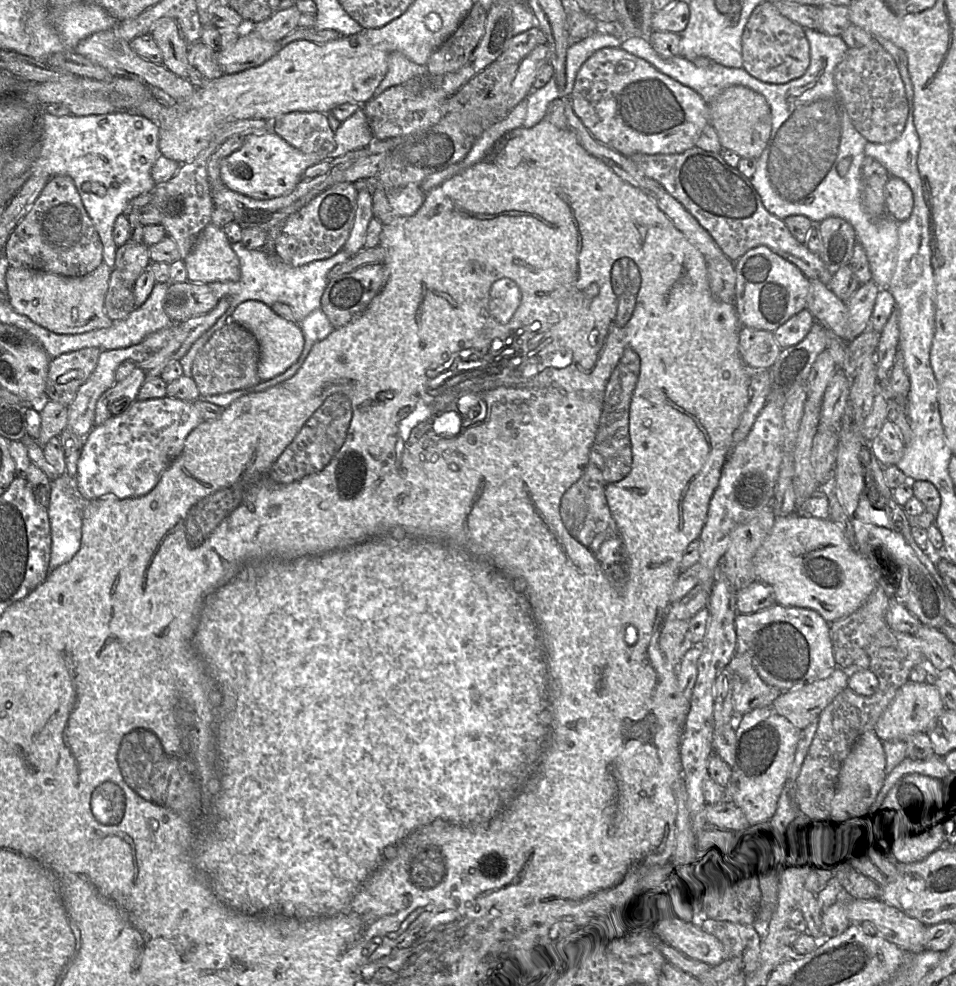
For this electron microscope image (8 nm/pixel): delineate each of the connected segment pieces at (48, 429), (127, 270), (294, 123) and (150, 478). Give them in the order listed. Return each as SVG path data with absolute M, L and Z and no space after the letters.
M46 398L40 407L31 407L40 412L41 427L37 442L44 446L52 437L59 436L67 427L68 407Z
M127 241L117 248L113 269L119 271L126 286L133 287L149 263L149 246L143 242Z
M290 112L270 122L270 130L306 154L328 156L335 149L334 131L326 114Z
M170 397L135 400L121 415L93 426L83 440L75 477L81 496L87 500L119 499L146 495L162 473L180 455L186 437L203 418L193 401Z

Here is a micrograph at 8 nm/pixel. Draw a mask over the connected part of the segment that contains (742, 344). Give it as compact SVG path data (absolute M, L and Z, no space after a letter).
M742 326L739 335L739 351L745 365L754 370L770 369L781 351L774 334Z

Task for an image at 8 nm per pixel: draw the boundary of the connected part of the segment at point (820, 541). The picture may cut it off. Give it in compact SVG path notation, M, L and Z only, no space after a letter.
M795 513L787 517L775 518L770 534L754 555L753 564L757 579L756 581L762 581L773 588L776 604L812 609L819 613L829 624L856 611L867 600L878 585L868 562L859 550L849 542L845 532L837 523L833 522L829 518L818 519L800 513Z

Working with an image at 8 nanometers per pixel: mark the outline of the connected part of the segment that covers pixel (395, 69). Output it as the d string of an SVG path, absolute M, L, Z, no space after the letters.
M393 52L388 56L387 73L376 88L374 95L378 96L393 86L401 85L407 80L427 72L426 65L418 65L402 53Z

